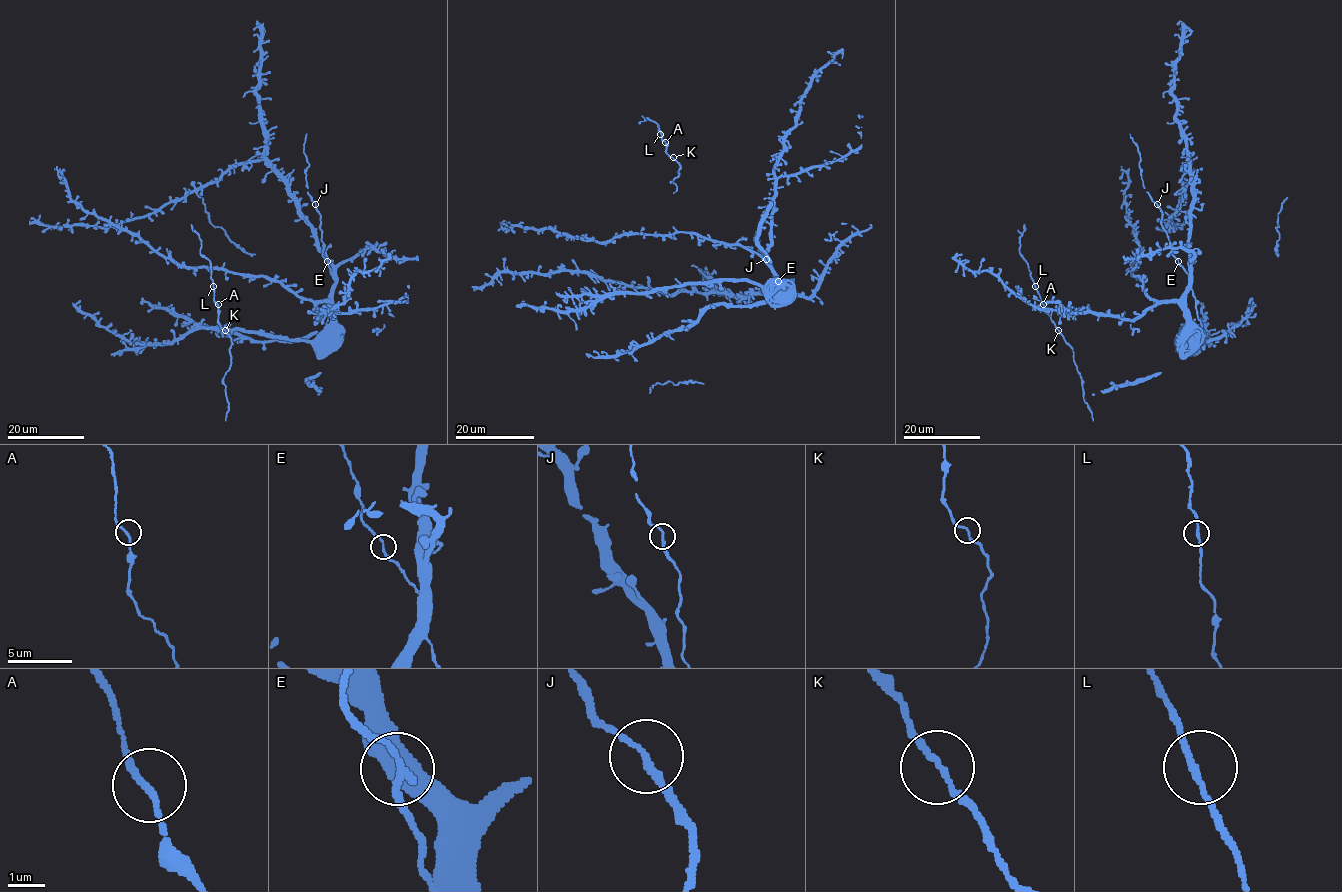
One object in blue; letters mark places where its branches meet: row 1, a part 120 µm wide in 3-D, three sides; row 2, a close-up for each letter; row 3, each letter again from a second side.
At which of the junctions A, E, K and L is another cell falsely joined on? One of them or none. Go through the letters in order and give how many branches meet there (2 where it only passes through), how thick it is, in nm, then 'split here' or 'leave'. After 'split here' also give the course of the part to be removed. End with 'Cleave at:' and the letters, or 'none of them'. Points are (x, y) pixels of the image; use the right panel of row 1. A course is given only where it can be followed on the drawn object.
A: 2 | 170 nm | leave
E: 2 | 160 nm | leave
K: 2 | 140 nm | leave
L: 2 | 170 nm | leave
Cleave at: none of them

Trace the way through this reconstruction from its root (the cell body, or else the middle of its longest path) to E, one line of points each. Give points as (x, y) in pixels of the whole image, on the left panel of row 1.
E: (332, 341), (334, 278), (328, 262)

